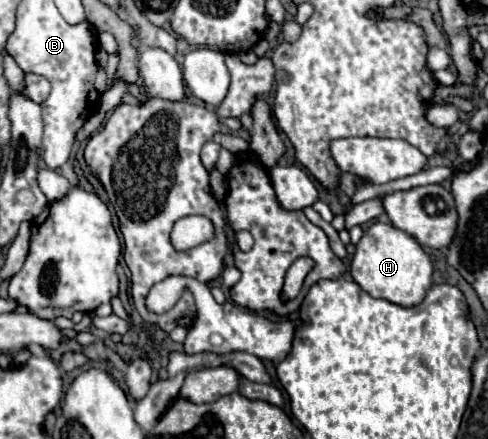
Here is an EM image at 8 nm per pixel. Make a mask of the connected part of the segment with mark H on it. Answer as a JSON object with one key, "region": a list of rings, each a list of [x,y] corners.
{"region":[[[372,223],[364,231],[364,237],[356,245],[354,259],[350,262],[350,273],[354,281],[372,297],[386,299],[402,307],[418,305],[432,285],[430,257],[424,253],[424,249],[412,235],[388,223]]]}

